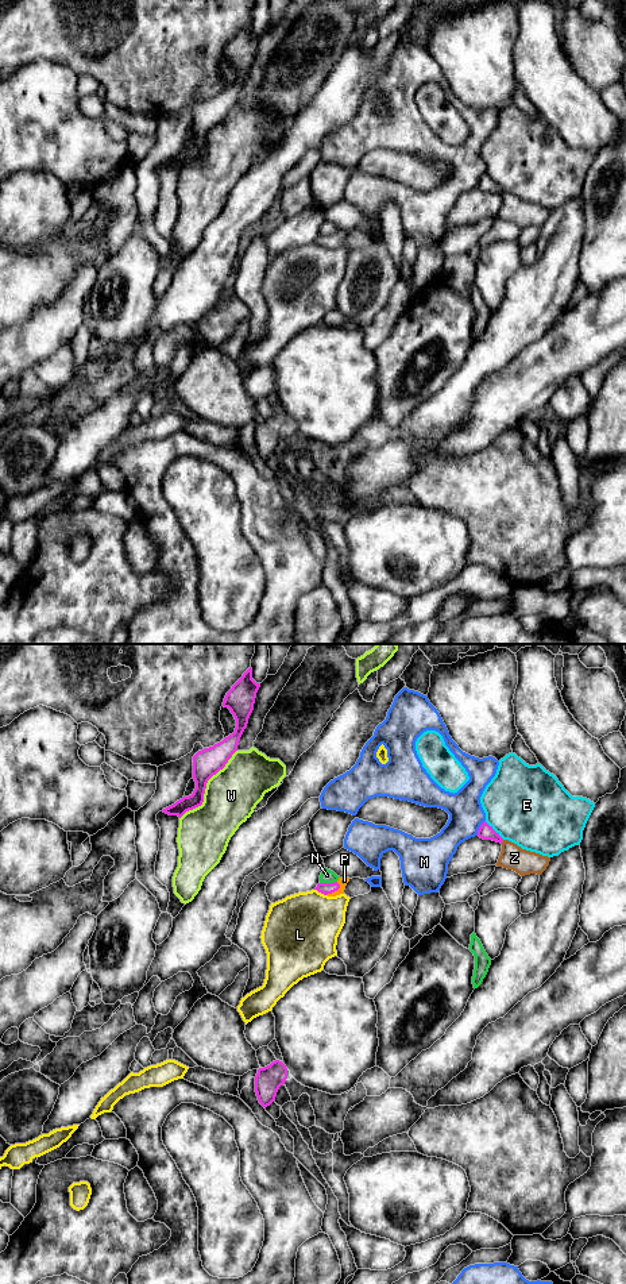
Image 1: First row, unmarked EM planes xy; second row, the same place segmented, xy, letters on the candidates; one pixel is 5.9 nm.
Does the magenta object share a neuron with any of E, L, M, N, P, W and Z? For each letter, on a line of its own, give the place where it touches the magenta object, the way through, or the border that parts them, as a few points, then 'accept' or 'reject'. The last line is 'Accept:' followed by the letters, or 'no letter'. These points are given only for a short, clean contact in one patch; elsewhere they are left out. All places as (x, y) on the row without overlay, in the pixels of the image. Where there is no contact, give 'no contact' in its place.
E: contact xy (493, 181); reject
L: contact xy (321, 245); reject
M: contact xy (479, 180); reject
N: contact xy (328, 235); reject
P: contact xy (333, 243); way xy (325, 241), (333, 243), (343, 234); accept
W: contact xy (205, 139); reject
Z: contact xy (502, 193); reject
Accept: P

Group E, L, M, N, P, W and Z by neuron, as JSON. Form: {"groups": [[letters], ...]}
{"groups": [["E"], ["L"], ["M"], ["N"], ["P"], ["W"], ["Z"]]}

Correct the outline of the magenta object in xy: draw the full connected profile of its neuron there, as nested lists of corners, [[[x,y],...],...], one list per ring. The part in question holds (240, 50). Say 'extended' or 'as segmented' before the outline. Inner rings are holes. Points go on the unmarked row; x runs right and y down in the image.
as segmented | [[[250,19],[227,45],[223,58],[228,59],[236,72],[235,84],[223,93],[198,103],[193,108],[193,131],[196,134],[193,146],[183,149],[174,157],[163,161],[163,165],[178,167],[181,170],[186,163],[202,157],[208,132],[223,122],[237,103],[240,89],[247,80],[248,70],[254,62],[259,39],[260,35],[256,35],[252,31],[252,20]]]

